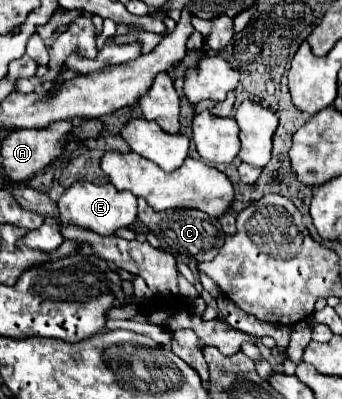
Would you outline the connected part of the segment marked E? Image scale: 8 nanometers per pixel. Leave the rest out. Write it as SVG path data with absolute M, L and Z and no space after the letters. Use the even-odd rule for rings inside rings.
M78 181L70 189L64 191L64 195L58 201L60 209L60 221L90 227L90 231L98 235L112 235L116 229L132 227L138 221L138 199L130 191L118 191L114 185L94 185Z

